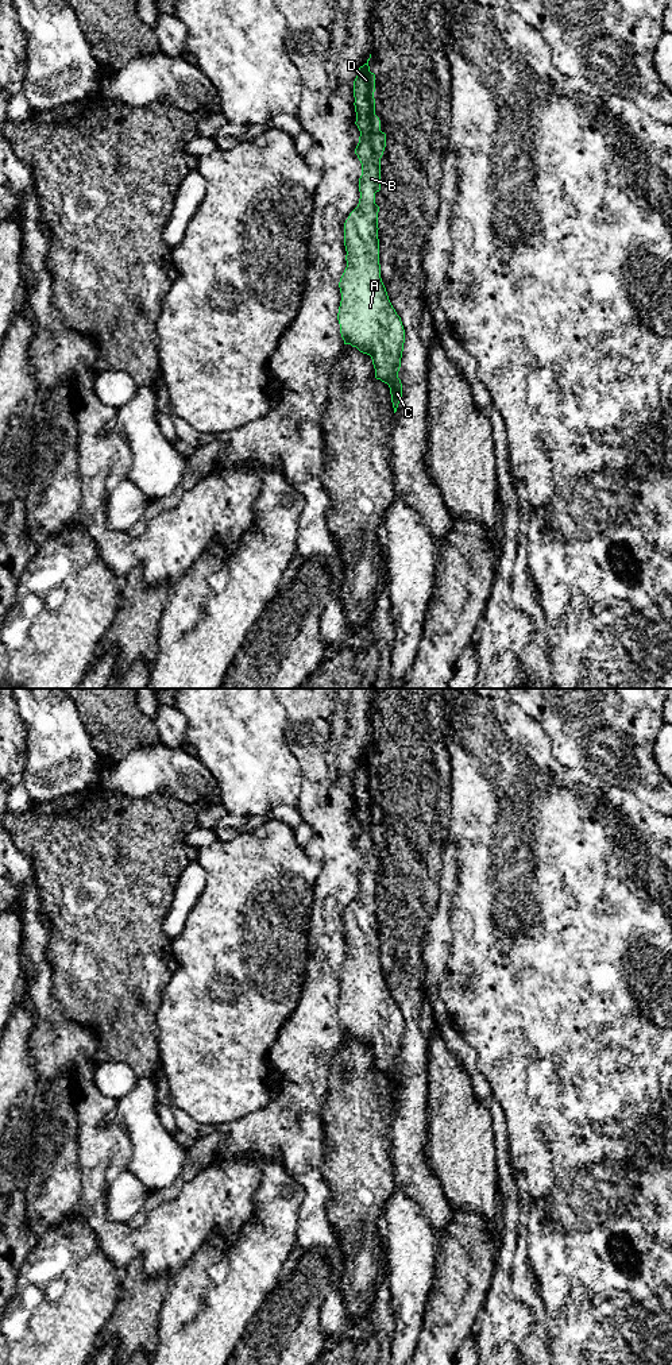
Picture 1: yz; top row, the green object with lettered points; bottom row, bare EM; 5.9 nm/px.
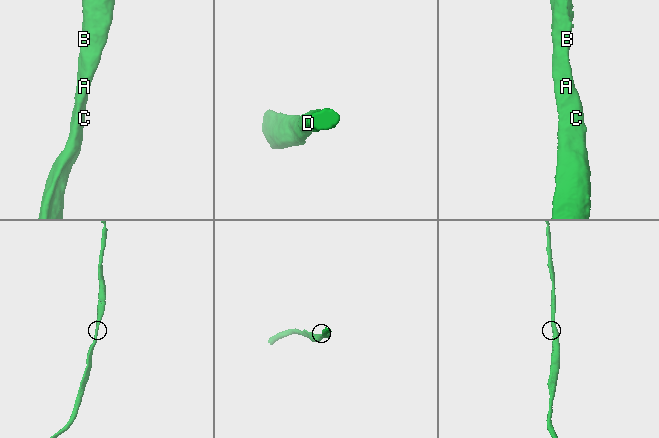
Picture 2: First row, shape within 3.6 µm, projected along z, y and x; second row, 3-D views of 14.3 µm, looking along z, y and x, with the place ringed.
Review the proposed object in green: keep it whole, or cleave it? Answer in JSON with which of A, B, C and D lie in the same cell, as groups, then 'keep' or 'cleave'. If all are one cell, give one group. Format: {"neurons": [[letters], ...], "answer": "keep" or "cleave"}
{"neurons": [["A", "B", "C", "D"]], "answer": "keep"}

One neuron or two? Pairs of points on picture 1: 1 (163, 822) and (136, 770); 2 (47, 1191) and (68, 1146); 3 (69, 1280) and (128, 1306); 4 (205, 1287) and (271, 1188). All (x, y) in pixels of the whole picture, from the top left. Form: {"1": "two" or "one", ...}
{"1": "two", "2": "one", "3": "two", "4": "one"}

